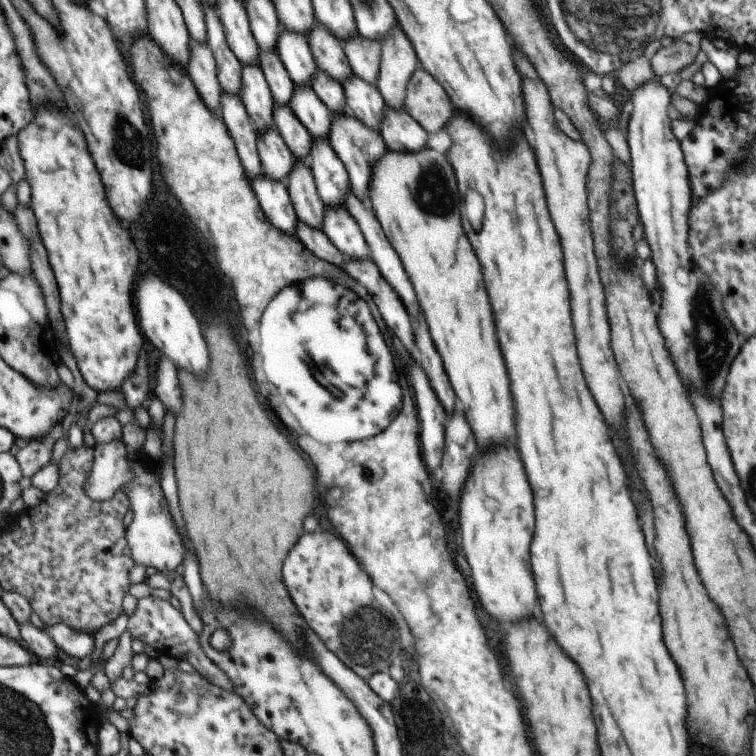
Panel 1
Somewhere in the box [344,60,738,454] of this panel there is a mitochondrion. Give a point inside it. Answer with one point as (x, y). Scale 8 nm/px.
(713, 340)

